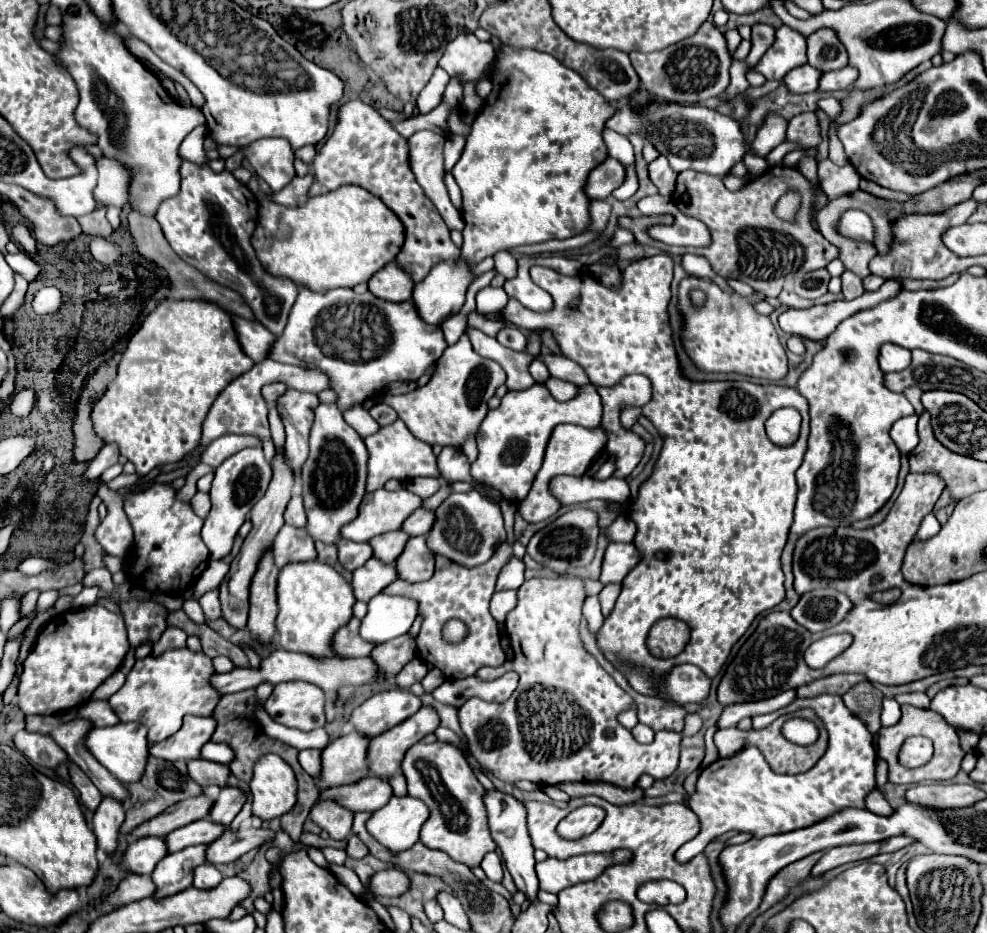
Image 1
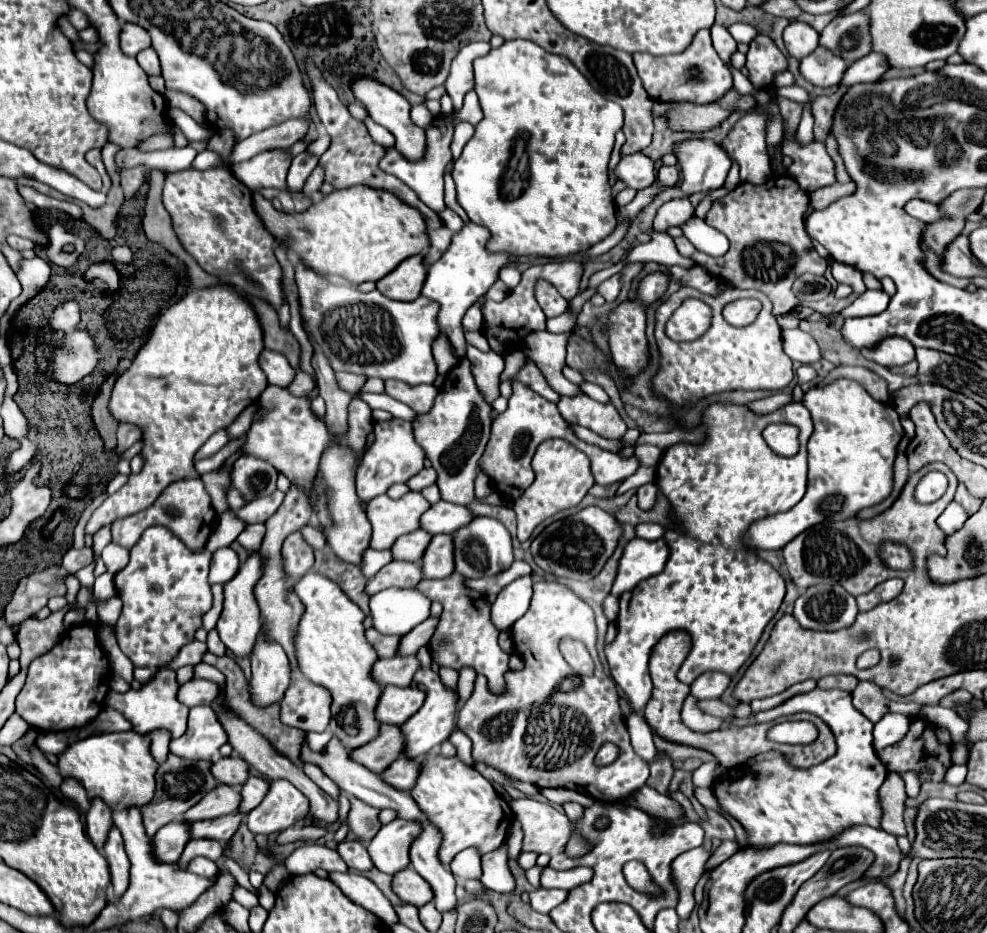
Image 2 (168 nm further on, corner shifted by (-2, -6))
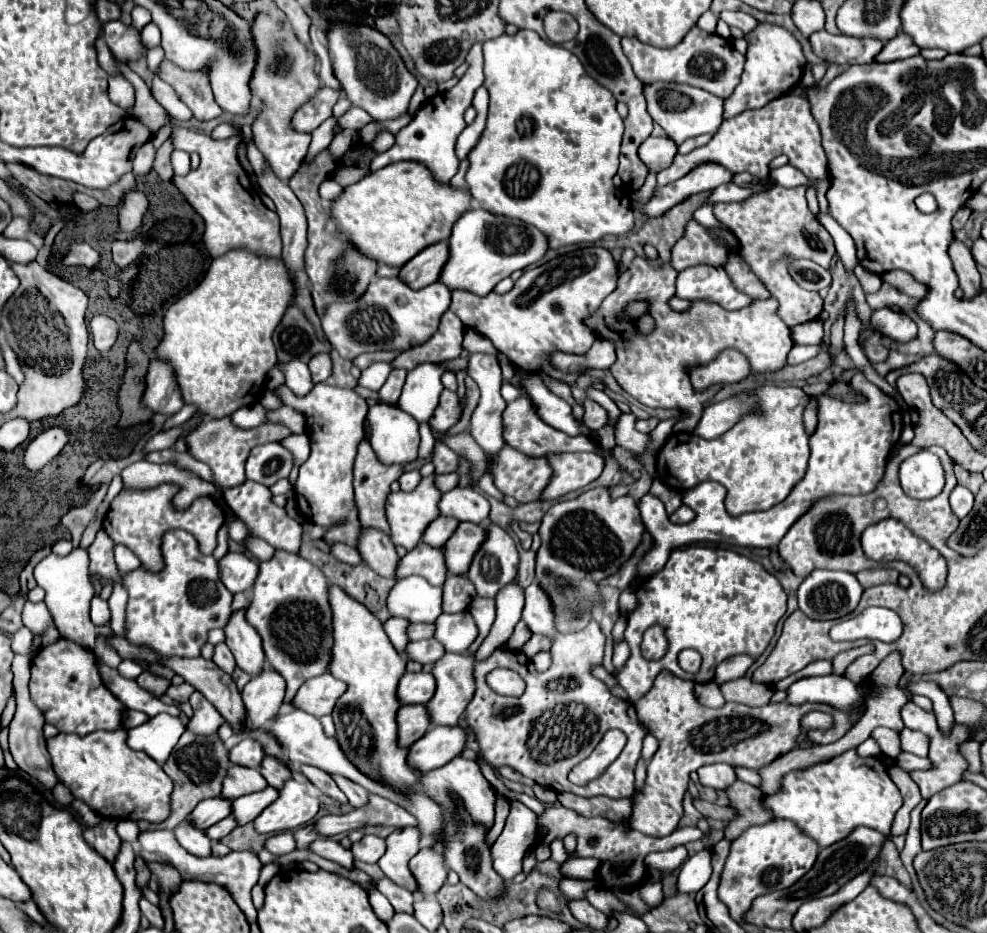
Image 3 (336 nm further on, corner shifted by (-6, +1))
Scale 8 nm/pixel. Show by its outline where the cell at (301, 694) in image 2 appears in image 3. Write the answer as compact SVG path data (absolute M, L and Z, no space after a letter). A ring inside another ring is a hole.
M326 672L322 676L306 680L296 692L292 706L320 718L324 714L332 714L332 708L344 690L346 690L346 684Z

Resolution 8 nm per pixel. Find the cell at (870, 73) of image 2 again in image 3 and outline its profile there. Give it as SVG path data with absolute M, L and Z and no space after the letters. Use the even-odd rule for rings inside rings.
M898 34L892 40L884 42L884 48L878 52L878 56L874 60L880 64L886 64L886 62L896 62L896 60L916 56L918 52L920 52L918 46L906 34Z

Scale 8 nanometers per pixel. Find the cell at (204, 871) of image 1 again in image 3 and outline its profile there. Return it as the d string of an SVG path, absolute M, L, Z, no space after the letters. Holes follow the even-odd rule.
M188 820L180 822L176 828L174 828L174 834L176 834L176 840L178 844L194 854L194 856L200 856L200 858L206 858L206 856L212 856L212 848L210 848L210 840L204 836L202 830L196 830Z

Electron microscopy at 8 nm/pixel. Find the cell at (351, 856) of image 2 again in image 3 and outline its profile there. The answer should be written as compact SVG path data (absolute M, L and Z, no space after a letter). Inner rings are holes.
M366 834L360 842L354 842L352 844L352 854L360 862L378 862L382 858L384 848L386 846L384 846L384 840L382 838Z

